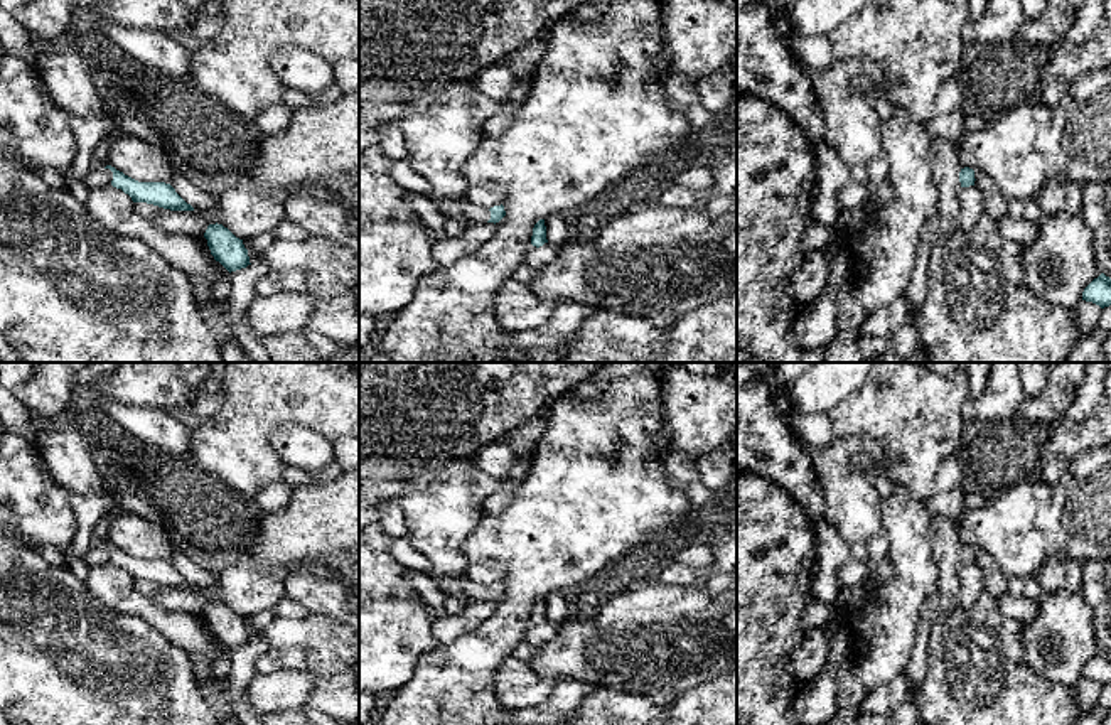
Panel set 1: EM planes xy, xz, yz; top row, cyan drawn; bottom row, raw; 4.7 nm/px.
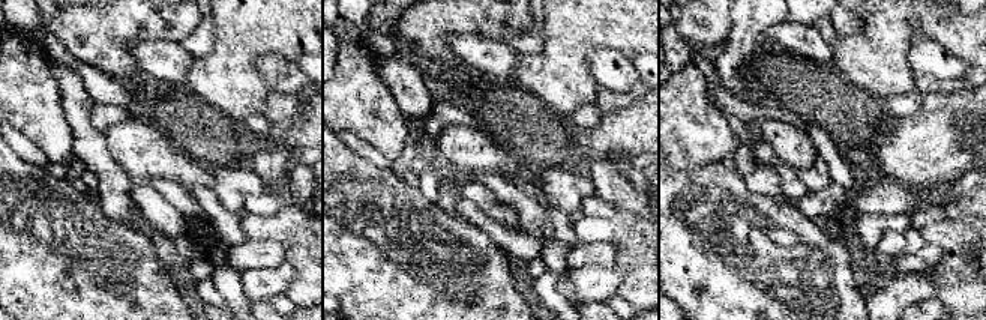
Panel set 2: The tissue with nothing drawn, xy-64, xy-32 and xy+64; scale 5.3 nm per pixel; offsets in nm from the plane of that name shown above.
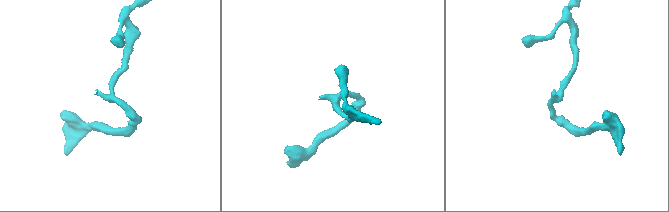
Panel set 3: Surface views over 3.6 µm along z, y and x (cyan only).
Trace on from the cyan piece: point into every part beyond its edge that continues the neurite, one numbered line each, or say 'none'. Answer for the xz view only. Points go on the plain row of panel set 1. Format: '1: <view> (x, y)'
1: xz (474, 592)

